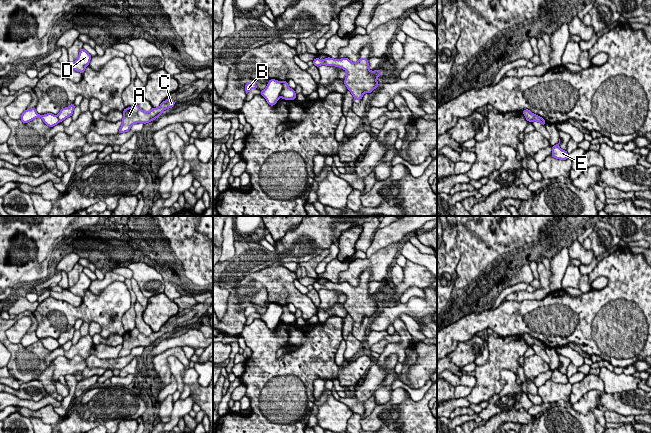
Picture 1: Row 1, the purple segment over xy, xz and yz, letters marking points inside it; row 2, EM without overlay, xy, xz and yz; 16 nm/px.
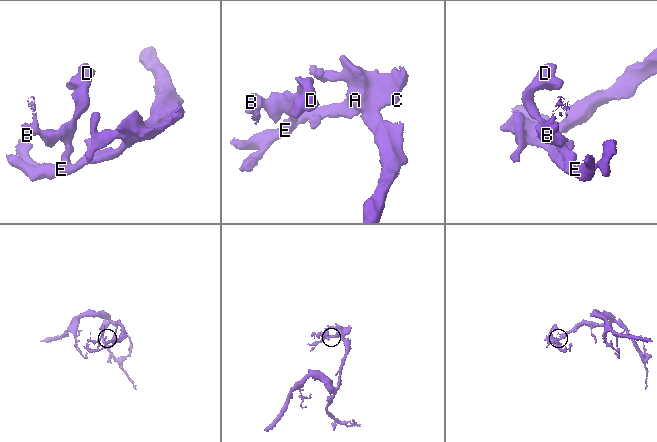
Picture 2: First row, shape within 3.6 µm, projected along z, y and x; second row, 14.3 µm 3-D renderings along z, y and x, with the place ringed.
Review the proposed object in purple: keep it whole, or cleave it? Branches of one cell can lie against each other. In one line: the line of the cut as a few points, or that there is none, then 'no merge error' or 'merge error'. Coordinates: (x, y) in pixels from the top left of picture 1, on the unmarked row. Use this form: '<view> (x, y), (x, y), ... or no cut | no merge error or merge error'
xz (282, 306), (282, 314), (279, 320) | merge error

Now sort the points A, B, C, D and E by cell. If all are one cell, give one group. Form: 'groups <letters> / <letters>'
groups A C D E / B

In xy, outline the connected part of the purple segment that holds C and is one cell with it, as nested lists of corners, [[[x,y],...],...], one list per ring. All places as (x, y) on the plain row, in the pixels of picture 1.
[[[166,323],[157,332],[152,332],[149,336],[143,335],[136,327],[123,335],[122,349],[118,357],[128,356],[133,348],[136,347],[149,347],[158,342],[165,333],[172,332],[175,325]]]

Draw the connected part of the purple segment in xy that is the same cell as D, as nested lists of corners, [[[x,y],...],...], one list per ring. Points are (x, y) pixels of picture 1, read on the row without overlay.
[[[82,272],[79,276],[78,282],[73,287],[69,287],[68,290],[71,293],[83,298],[85,292],[89,289],[90,284],[91,279]]]

